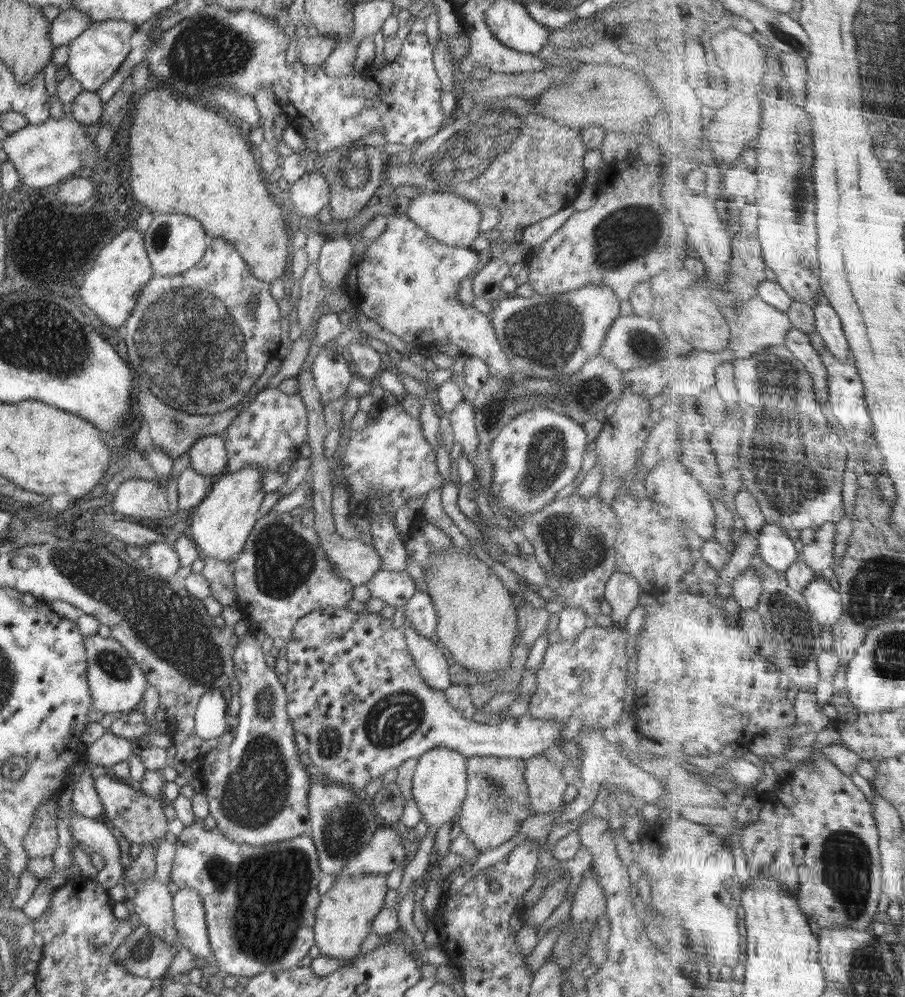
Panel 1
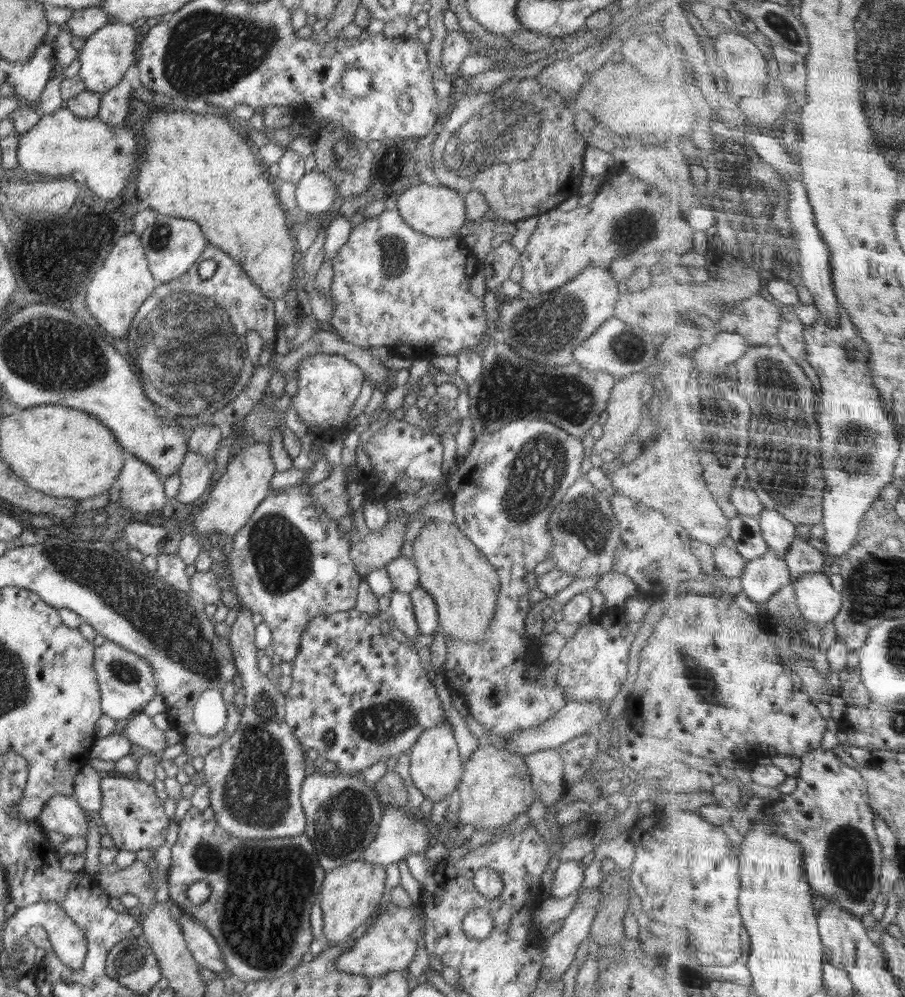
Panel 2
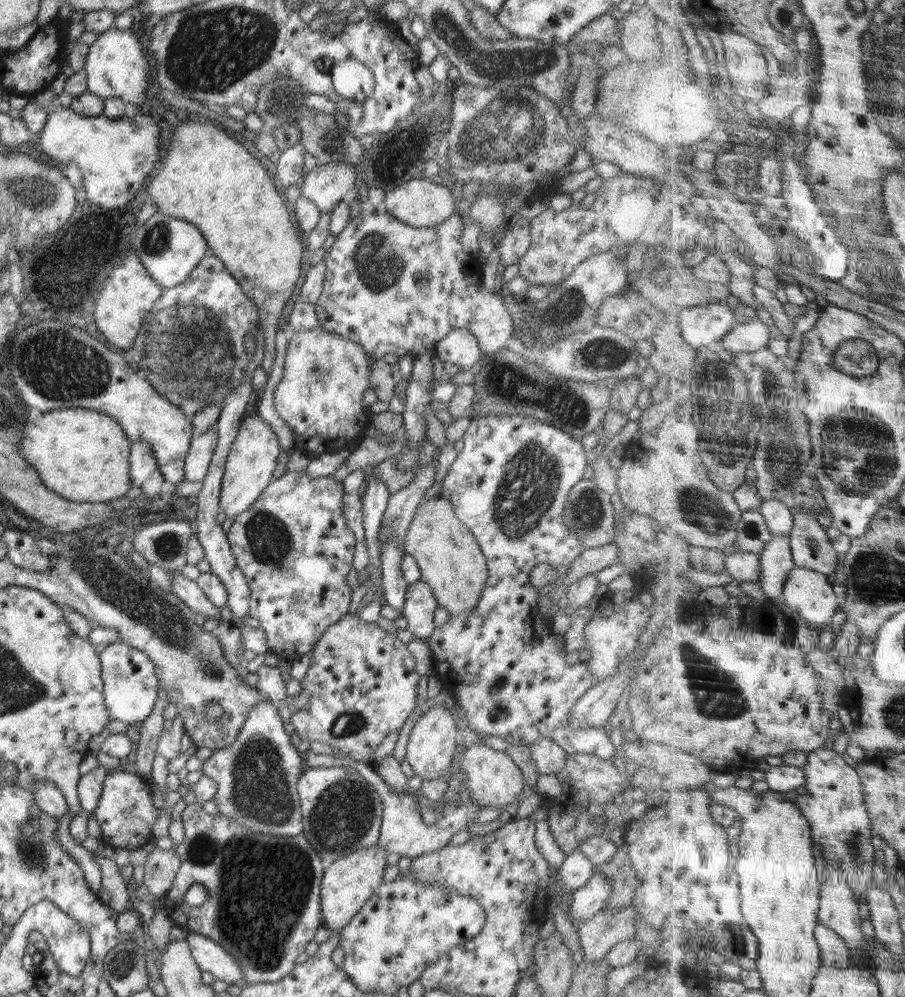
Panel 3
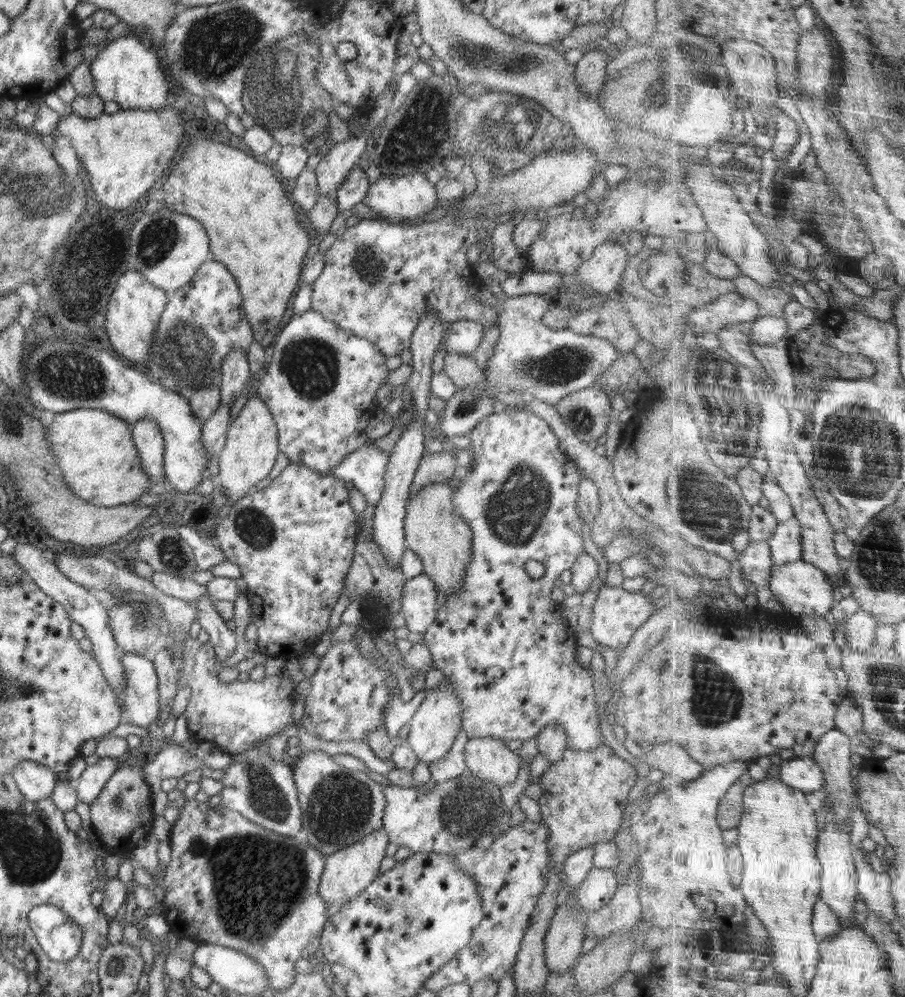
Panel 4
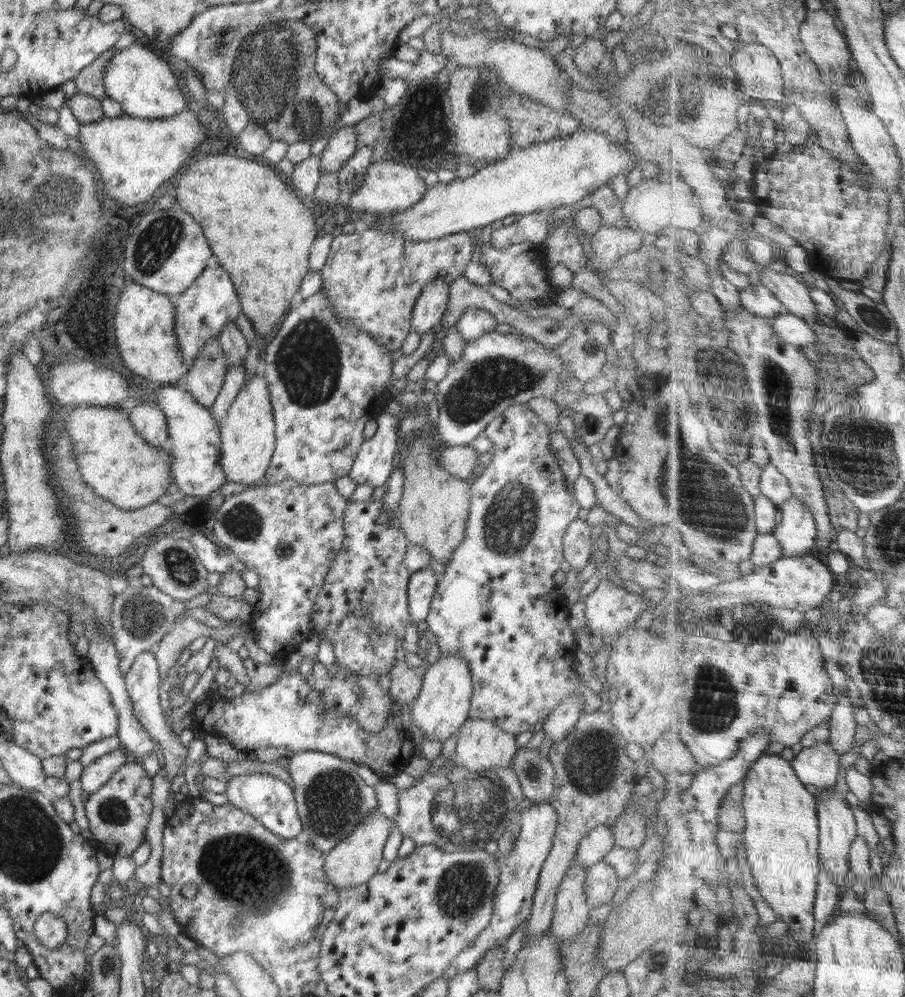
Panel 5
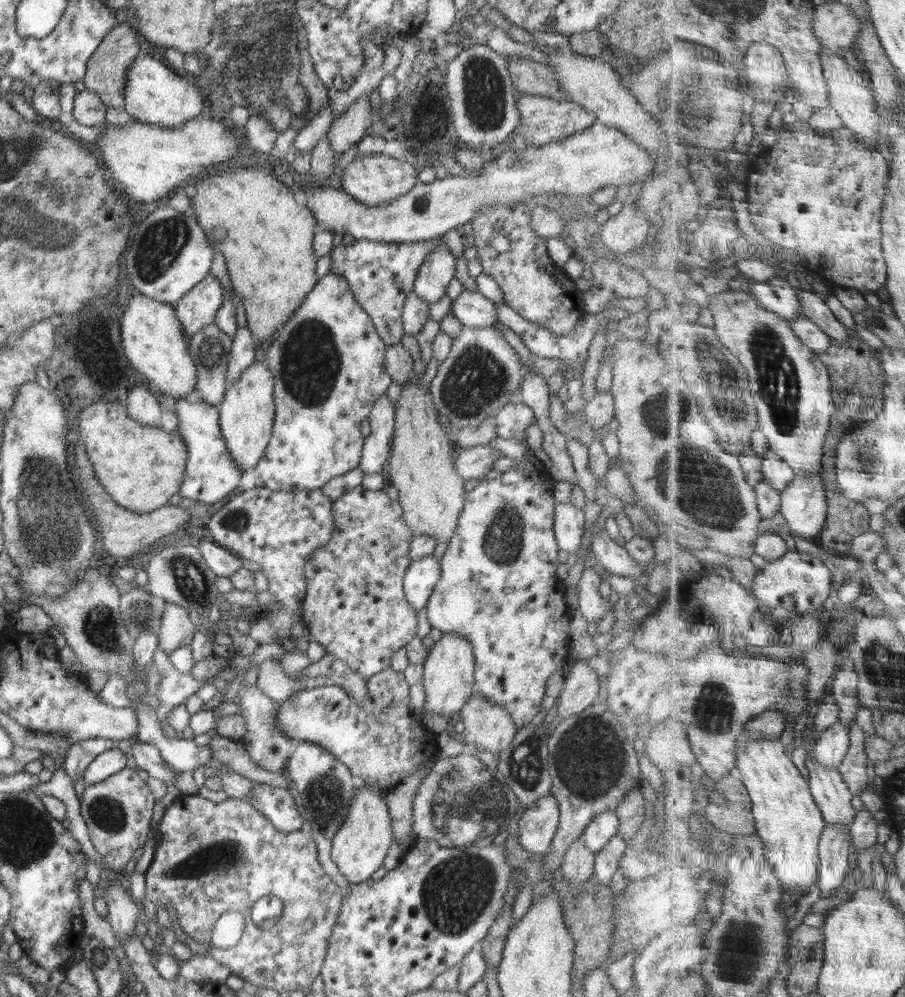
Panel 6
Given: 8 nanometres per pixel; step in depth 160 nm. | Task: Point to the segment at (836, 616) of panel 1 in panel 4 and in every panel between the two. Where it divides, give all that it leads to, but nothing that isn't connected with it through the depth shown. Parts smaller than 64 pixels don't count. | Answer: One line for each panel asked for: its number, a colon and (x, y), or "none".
2: (820, 602)
3: (811, 593)
4: (804, 589)

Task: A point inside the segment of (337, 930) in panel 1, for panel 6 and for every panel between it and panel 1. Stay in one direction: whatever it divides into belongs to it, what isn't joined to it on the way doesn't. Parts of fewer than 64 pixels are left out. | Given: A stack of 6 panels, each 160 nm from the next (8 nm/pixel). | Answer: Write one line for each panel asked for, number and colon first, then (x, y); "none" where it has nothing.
2: (350, 894)
3: (347, 884)
4: (348, 872)
5: (354, 860)
6: (359, 847)

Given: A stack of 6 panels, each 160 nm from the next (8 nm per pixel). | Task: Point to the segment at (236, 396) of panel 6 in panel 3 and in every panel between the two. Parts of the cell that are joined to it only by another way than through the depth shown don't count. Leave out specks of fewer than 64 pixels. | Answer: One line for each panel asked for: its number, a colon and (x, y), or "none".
3: (252, 459)
4: (249, 451)
5: (247, 433)

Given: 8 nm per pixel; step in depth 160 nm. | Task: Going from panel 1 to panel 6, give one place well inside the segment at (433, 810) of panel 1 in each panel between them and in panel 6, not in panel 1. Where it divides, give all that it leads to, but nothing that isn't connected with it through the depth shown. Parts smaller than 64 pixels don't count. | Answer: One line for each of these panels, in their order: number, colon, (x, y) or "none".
2: (436, 769)
3: (433, 741)
4: (433, 729)
5: (443, 704)
6: (449, 669)

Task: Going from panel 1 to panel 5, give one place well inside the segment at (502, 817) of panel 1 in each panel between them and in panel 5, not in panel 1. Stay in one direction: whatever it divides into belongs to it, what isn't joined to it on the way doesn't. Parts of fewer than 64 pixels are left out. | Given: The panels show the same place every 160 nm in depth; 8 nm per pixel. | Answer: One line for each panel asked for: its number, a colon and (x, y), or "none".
2: (495, 788)
3: (493, 780)
4: (490, 759)
5: (481, 746)

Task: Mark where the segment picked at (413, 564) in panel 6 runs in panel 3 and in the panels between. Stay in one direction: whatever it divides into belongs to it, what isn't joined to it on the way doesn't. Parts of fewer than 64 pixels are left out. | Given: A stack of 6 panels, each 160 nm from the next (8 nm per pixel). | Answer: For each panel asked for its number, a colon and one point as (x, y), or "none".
3: (418, 613)
4: (418, 606)
5: (422, 584)

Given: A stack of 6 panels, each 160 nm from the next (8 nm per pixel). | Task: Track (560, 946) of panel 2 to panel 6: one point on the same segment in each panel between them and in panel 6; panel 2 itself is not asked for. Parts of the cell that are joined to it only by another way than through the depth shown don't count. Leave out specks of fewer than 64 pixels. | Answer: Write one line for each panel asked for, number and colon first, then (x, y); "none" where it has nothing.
3: (587, 900)
4: (598, 888)
5: (601, 882)
6: (606, 864)

